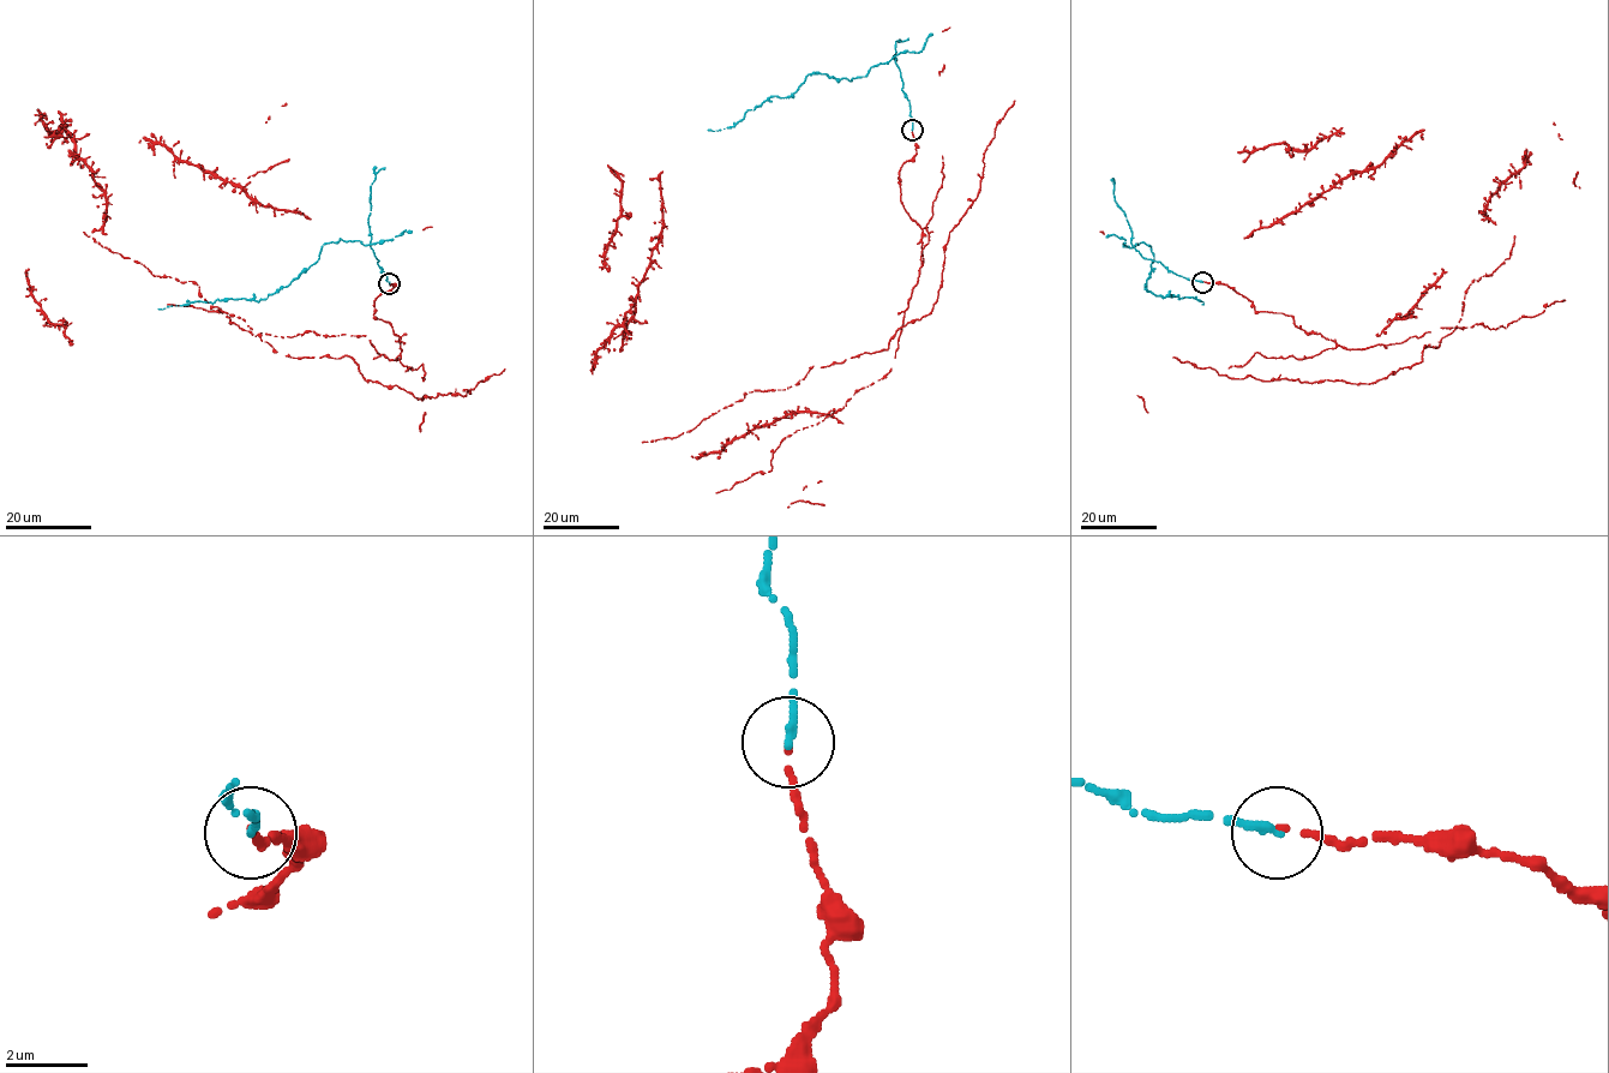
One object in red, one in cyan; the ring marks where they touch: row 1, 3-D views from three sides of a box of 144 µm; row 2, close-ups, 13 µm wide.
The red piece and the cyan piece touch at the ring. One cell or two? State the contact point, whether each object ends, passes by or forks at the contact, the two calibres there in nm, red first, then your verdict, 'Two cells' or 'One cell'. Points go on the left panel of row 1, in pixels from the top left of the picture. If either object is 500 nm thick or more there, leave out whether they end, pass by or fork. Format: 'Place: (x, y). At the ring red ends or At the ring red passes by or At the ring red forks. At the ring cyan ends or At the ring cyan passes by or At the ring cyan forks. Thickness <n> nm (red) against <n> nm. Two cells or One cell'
Place: (389, 283). At the ring red ends. At the ring cyan ends. Thickness 130 nm (red) against 200 nm. One cell

